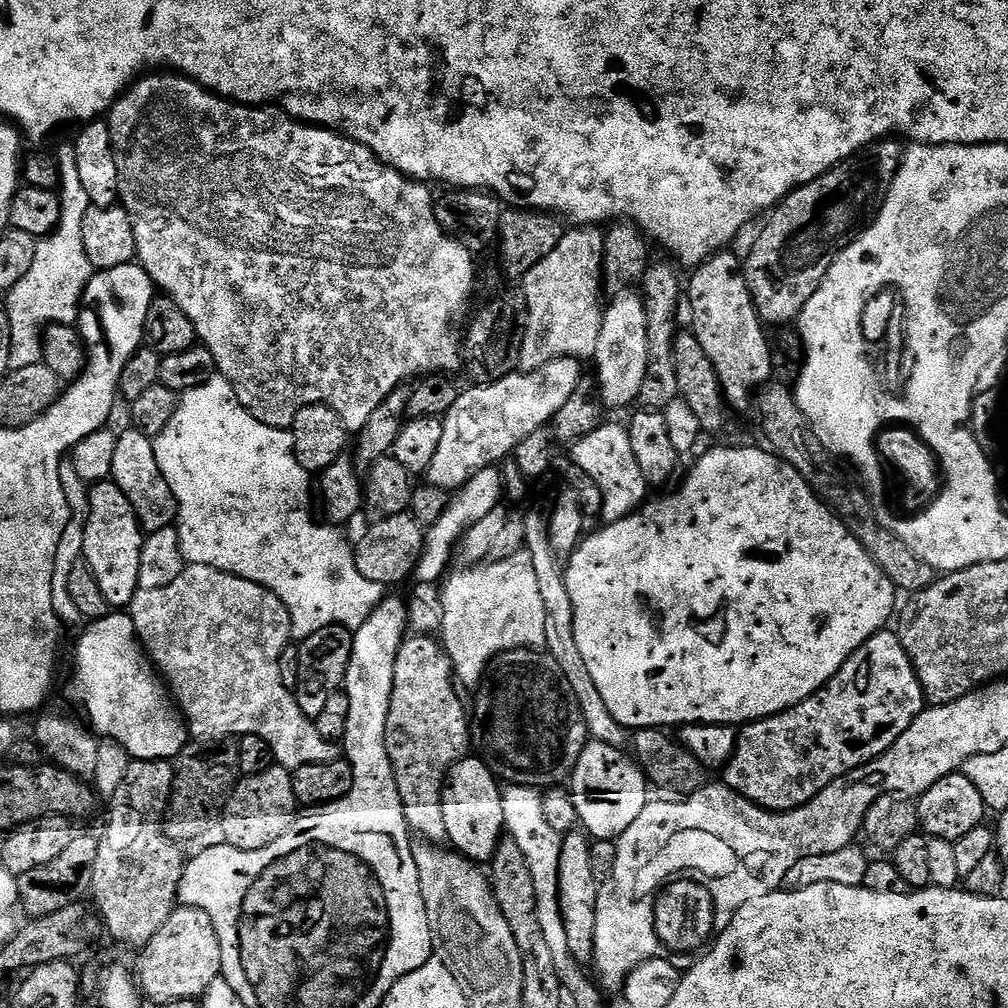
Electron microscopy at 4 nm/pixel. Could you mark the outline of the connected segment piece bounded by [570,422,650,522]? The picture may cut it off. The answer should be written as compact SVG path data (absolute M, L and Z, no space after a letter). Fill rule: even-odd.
M601 423L600 427L571 445L570 455L578 466L582 466L582 470L592 475L592 481L600 488L604 499L602 511L605 521L621 520L645 503L644 495L650 491L650 485L642 474L642 466L638 466L638 458L634 458L634 450L630 447L630 434L623 423Z

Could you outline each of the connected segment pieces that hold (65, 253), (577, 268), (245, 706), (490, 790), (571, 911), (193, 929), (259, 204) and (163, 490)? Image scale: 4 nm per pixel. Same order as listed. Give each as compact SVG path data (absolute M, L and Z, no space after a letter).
M71 143L55 149L57 165L60 168L58 195L60 198L60 221L48 236L36 245L34 266L13 288L7 289L6 307L10 326L9 369L34 366L44 359L42 326L49 324L75 325L78 309L84 299L84 288L94 274L86 246L82 244L82 218L86 218L89 208L88 195L78 175L78 158Z
M576 226L522 278L528 303L528 324L520 351L519 371L533 372L559 356L595 357L598 334L602 330L602 263L604 232L596 226Z
M188 564L174 582L161 588L141 588L131 602L130 615L141 645L158 669L193 737L257 736L270 746L275 763L289 770L337 759L337 745L318 734L315 723L302 714L293 689L282 686L278 662L282 650L293 639L292 619L288 607L269 588L214 566Z
M461 758L453 764L448 771L448 778L444 781L444 797L442 798L442 818L446 818L447 843L461 856L475 862L477 865L484 866L491 861L496 847L502 839L505 831L504 811L502 810L502 791L501 781L496 781L496 776L480 760L468 760Z
M584 830L569 832L562 839L562 854L558 866L558 890L562 922L566 926L566 943L570 945L570 954L581 966L587 965L587 961L589 963L594 954L594 918L598 885L590 867L592 843L588 832Z
M180 906L173 909L139 956L139 991L161 1006L179 1000L199 1001L212 983L222 976L222 946L218 946L214 922L210 922L210 914L197 908Z
M156 70L153 76L144 74L135 82L128 85L126 91L120 99L112 105L106 116L106 123L110 130L112 139L112 149L114 150L114 162L118 166L118 190L120 191L119 203L130 214L130 222L134 226L134 238L136 239L136 260L141 268L148 271L148 277L153 285L161 293L167 294L182 310L186 313L186 318L194 322L196 327L196 339L204 347L214 354L216 372L230 382L238 402L258 422L266 422L268 426L275 428L291 429L292 417L297 408L302 404L325 404L330 406L342 418L345 428L358 430L366 426L366 421L370 419L370 414L382 406L386 399L395 388L401 387L410 376L419 377L421 374L453 374L462 368L462 340L452 329L452 323L456 320L456 315L464 308L464 303L472 296L472 283L476 280L476 268L472 265L474 260L473 253L454 239L453 236L445 232L444 227L438 222L436 217L436 205L434 203L434 192L431 192L427 183L412 179L411 176L404 176L396 168L389 168L384 161L375 156L364 144L359 144L357 140L350 139L349 136L342 136L339 132L333 132L330 128L321 128L314 124L306 124L303 120L285 112L279 106L253 106L250 104L239 104L235 100L230 100L226 96L220 96L217 92L212 92L209 88L203 88L196 80L191 77L177 74L172 70Z
M137 428L129 429L117 435L111 479L126 493L128 501L135 506L143 531L156 532L171 523L171 516L176 514L178 505L161 472L161 467L158 466L151 437Z

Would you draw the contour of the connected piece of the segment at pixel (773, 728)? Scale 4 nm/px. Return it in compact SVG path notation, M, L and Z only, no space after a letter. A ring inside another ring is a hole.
M888 631L873 634L823 688L801 704L787 708L777 716L767 716L764 720L753 720L743 725L736 737L736 749L722 769L724 787L732 788L759 808L770 812L791 812L794 808L809 804L830 782L868 764L894 746L897 738L924 711L926 697L899 635Z

